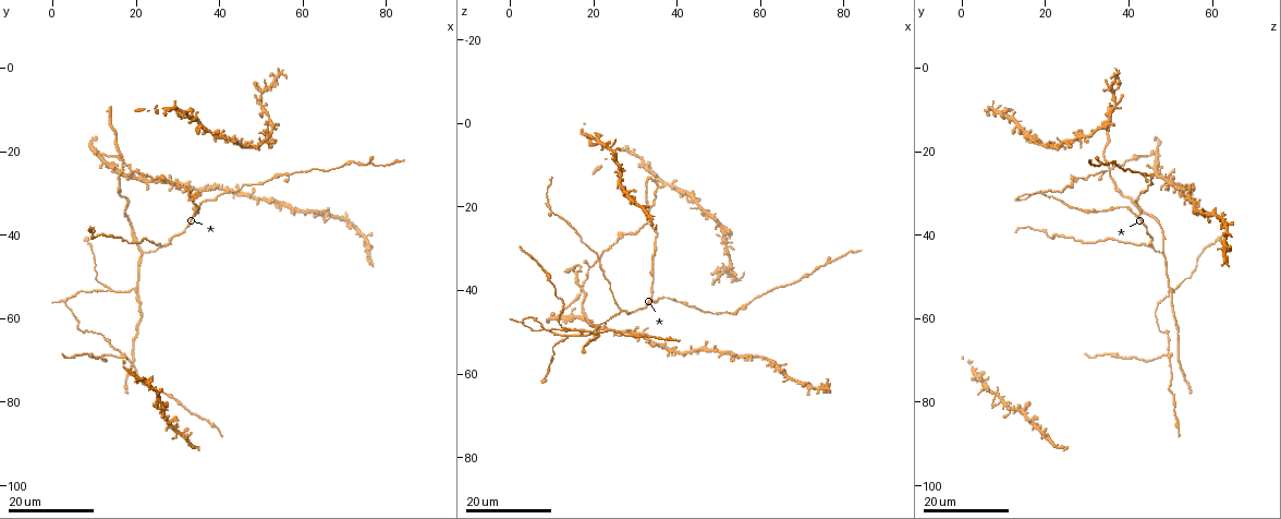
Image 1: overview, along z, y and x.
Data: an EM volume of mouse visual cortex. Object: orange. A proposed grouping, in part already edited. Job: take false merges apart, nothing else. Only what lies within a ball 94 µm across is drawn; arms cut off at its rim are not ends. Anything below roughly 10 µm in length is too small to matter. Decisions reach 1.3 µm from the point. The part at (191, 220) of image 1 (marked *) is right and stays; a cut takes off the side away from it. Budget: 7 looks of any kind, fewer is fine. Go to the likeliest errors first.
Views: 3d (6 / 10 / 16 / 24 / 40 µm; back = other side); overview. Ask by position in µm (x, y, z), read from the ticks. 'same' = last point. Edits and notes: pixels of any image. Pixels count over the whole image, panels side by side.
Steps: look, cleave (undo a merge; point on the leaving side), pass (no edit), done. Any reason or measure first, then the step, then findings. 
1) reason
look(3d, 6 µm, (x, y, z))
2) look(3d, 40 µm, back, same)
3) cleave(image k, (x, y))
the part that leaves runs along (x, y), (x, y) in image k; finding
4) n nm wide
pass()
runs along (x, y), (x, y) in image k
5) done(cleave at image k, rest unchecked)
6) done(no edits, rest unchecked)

three-way junction
look(3d, 16 µm, (13.0, 53.0, 51.0))

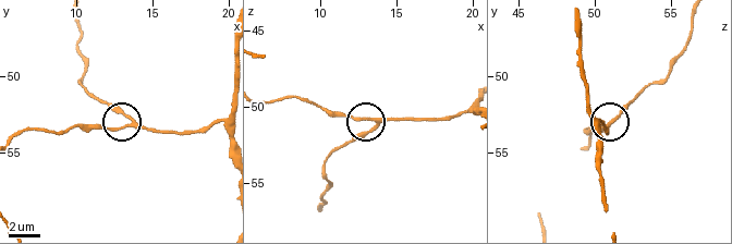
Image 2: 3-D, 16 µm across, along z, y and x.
look(3d, 10 µm, (13.8, 52.8, 51.0))

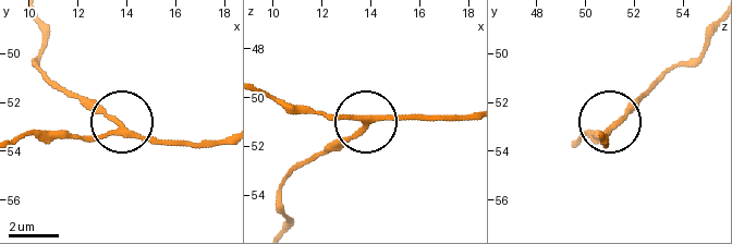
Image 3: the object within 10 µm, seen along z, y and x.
other side
look(3d, 10 µm, back, (13.7, 53.0, 51.1))

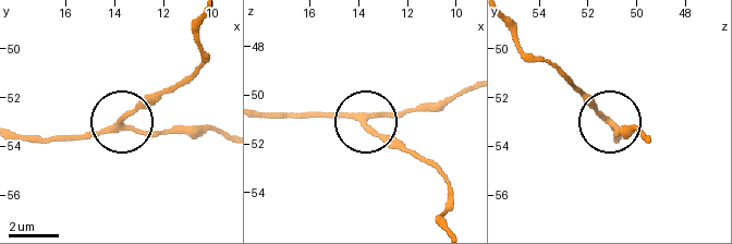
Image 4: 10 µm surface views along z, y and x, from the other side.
200 nm wide
pass()
runs along (263, 111), (344, 111), (411, 154) in image 4; one cell here

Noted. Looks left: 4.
side arm on a straight run
look(3d, 16 µm, (33.5, 35.5, 42.0))

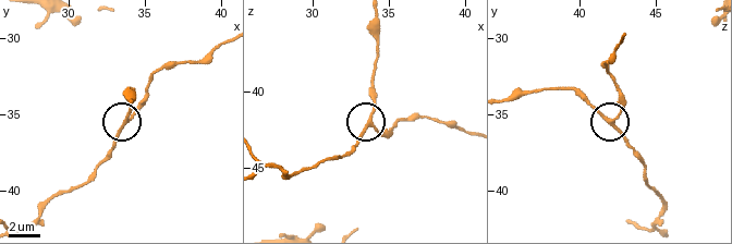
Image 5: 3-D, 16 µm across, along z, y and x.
look(3d, 10 µm, (33.8, 35.4, 42.2))

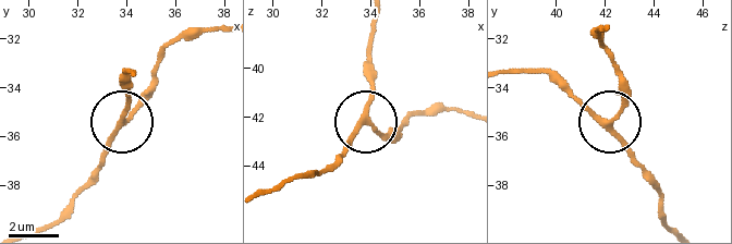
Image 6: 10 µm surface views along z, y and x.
pass()
runs along (623, 149), (612, 126), (623, 101), (623, 78) in image 6; one cell here

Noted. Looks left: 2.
three arms meet
look(3d, 16 µm, (21.5, 44.0, 48.5))

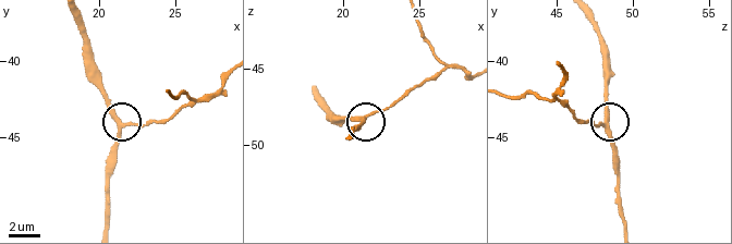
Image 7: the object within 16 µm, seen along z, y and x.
zoom in
look(3d, 6 µm, (21.4, 44.4, 48.4))

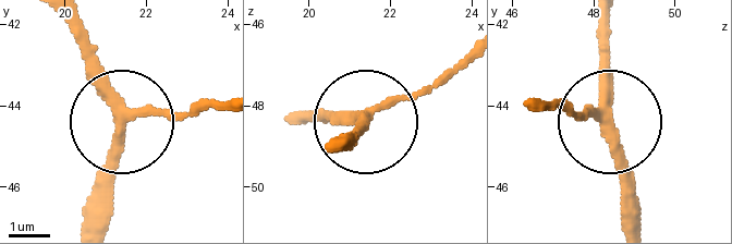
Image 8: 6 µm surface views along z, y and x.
side arm 46 µm
pass()
runs along (219, 104), (136, 117), (77, 37) in image 8; one cell here

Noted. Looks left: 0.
done(no edits, rest unchecked)

